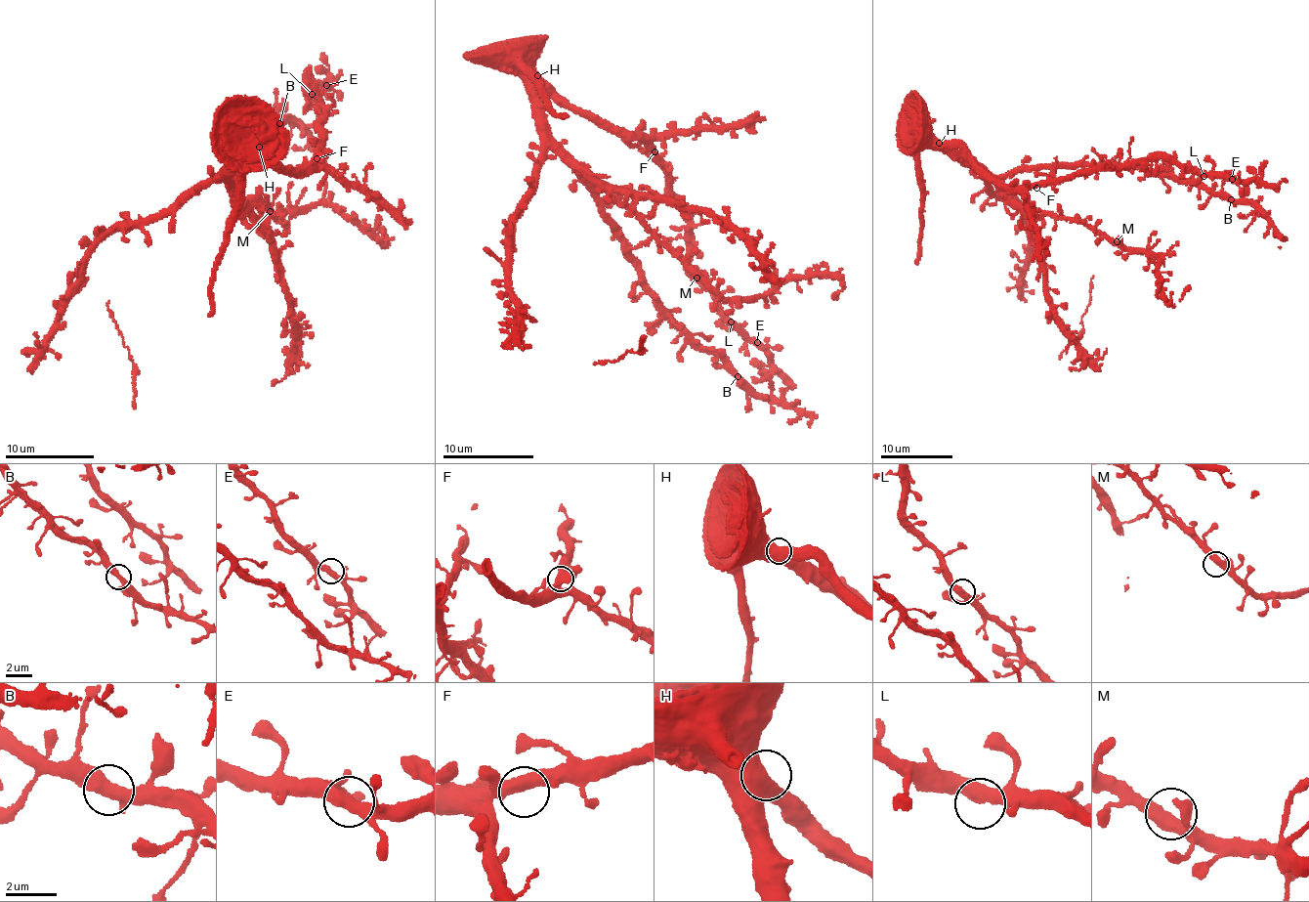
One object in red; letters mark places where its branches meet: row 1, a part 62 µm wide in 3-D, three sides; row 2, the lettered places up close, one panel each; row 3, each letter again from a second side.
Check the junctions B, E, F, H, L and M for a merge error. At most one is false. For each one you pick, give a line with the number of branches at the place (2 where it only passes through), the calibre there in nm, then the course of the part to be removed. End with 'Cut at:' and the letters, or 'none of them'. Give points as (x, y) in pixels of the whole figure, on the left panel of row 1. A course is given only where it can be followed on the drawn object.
Cut at: none of them

